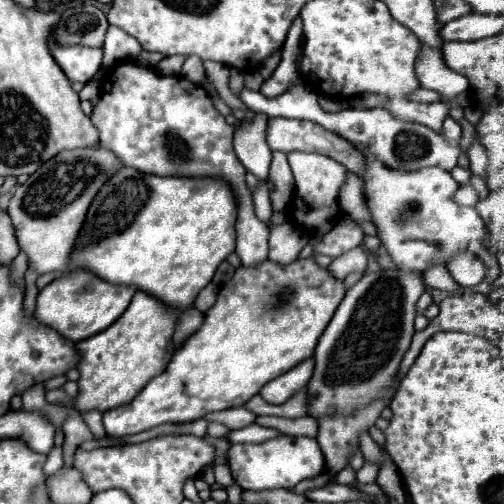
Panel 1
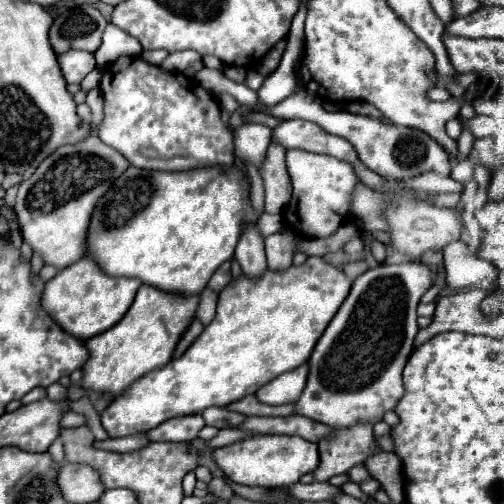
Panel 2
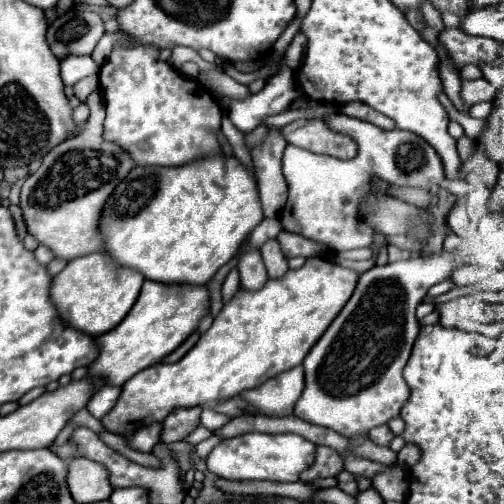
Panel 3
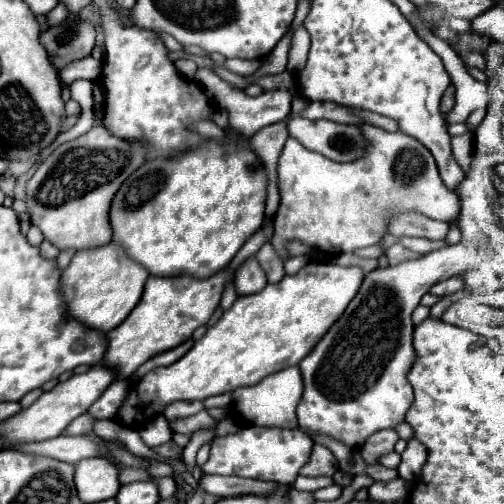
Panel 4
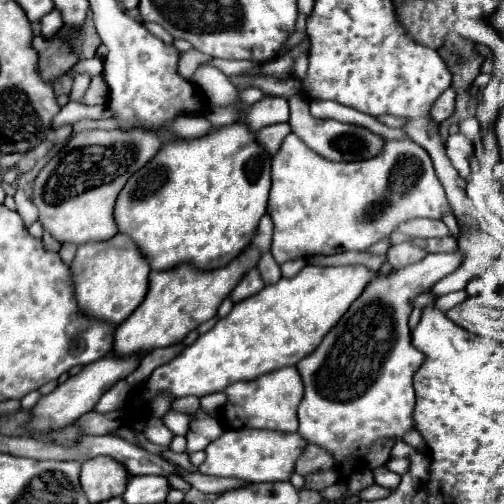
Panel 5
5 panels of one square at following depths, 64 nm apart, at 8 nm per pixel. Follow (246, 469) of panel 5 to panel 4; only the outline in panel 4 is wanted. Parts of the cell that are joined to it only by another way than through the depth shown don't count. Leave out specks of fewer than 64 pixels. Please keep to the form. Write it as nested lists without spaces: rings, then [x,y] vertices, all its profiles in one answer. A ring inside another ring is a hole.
[[[246,426],[234,434],[218,436],[210,444],[210,458],[202,466],[204,474],[222,474],[222,476],[242,476],[242,478],[258,478],[266,482],[292,484],[298,476],[298,470],[308,462],[312,452],[312,438],[304,432],[282,430],[282,428],[258,428]]]

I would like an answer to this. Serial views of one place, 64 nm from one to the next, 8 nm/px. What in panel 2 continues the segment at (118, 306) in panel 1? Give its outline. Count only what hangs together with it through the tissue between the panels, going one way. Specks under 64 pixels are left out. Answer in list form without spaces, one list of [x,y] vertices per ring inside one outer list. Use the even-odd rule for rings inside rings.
[[[82,258],[76,264],[70,264],[68,268],[60,270],[50,282],[46,282],[42,306],[50,316],[70,334],[76,338],[88,340],[96,334],[106,332],[112,328],[130,308],[138,288],[140,280],[136,278],[112,278],[108,276],[94,258]]]

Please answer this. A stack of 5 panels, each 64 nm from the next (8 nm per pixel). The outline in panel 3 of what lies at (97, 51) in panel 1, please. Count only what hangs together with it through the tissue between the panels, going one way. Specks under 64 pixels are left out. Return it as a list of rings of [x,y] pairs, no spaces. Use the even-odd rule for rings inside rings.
[[[72,56],[72,58],[60,62],[60,76],[66,86],[72,86],[78,80],[96,74],[98,68],[100,66],[90,56]]]

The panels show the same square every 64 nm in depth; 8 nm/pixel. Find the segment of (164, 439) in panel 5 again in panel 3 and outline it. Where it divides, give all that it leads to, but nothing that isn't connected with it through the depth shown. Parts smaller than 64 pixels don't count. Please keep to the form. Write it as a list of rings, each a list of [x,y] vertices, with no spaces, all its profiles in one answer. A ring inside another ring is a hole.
[[[154,422],[144,426],[142,430],[138,430],[130,440],[130,448],[140,450],[140,452],[150,452],[158,442],[160,442],[160,434],[162,434],[162,422]]]

